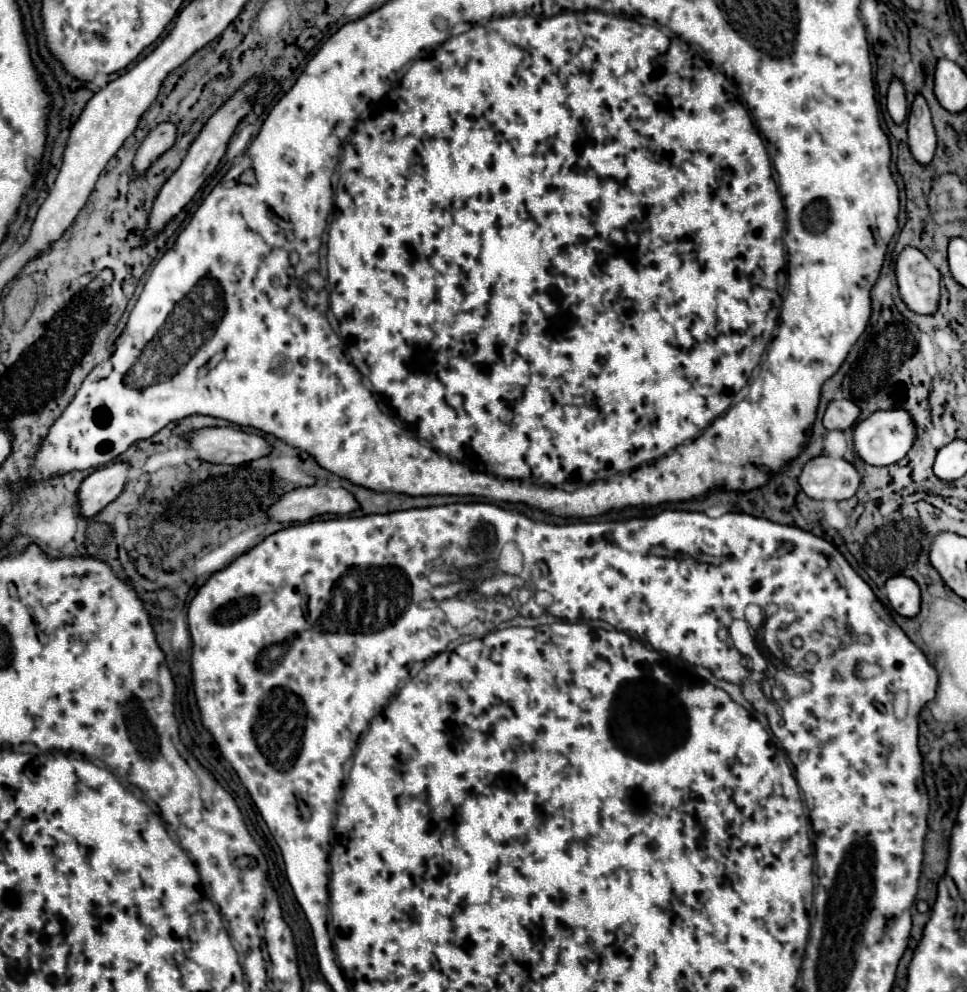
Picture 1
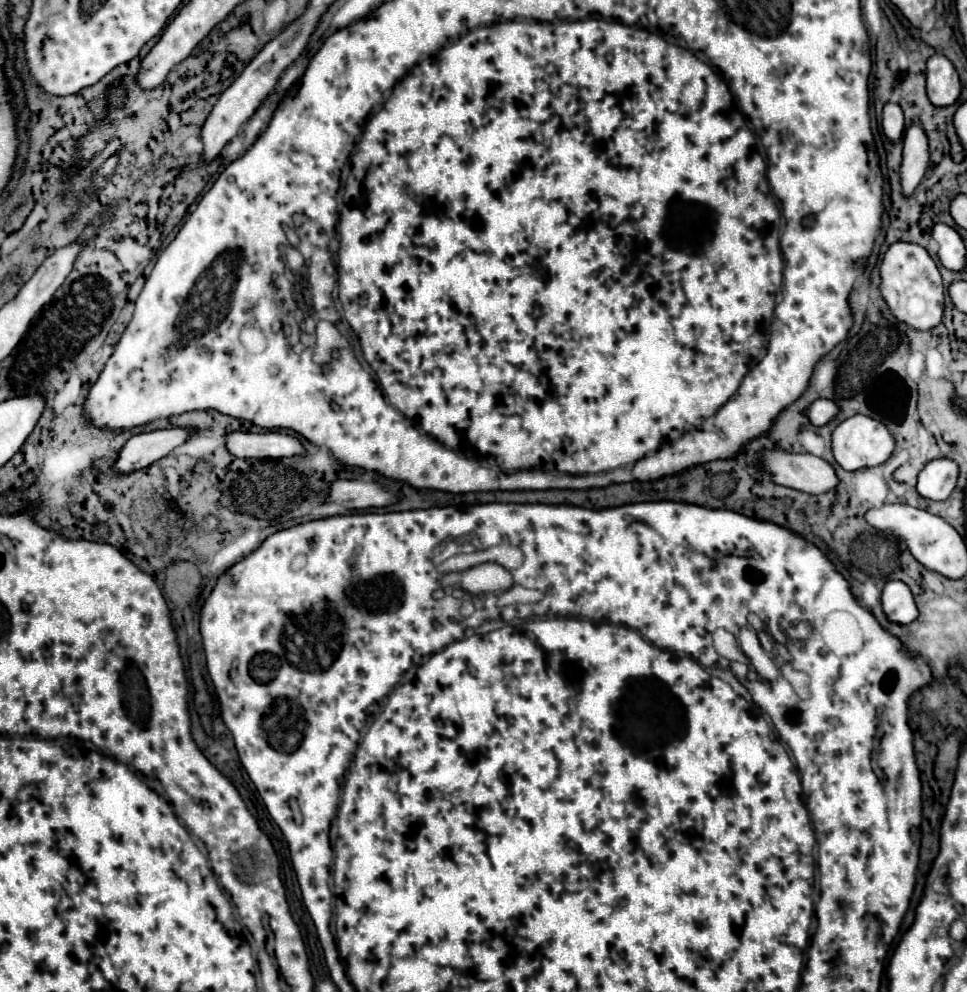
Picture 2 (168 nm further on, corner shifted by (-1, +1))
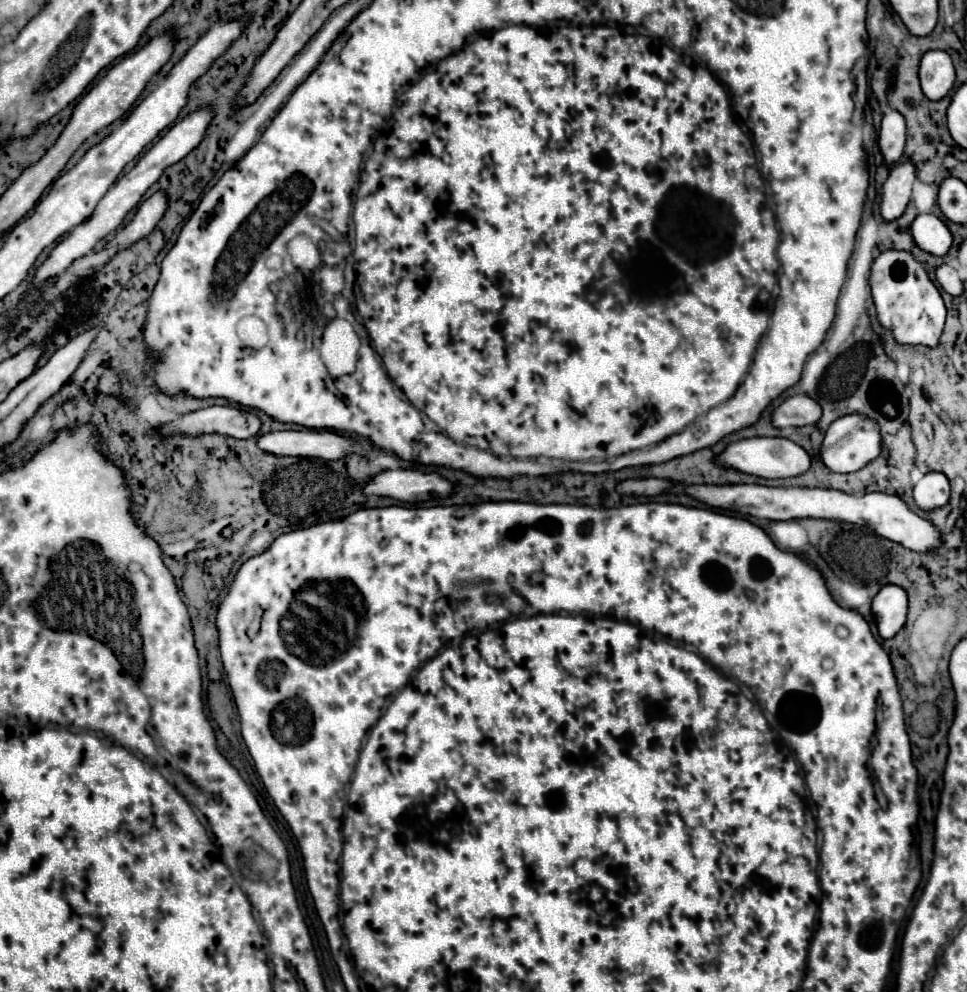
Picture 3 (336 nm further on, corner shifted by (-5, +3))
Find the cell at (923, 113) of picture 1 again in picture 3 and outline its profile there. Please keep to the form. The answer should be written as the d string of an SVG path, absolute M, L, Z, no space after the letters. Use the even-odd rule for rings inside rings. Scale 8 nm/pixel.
M904 160L892 168L892 172L882 188L880 214L884 220L890 222L904 214L904 210L912 198L914 182L916 182L916 166L912 160Z

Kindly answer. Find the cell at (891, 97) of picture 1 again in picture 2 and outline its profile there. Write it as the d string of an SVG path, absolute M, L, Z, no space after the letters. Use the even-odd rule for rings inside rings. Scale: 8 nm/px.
M888 102L884 106L884 112L882 112L882 130L884 130L886 138L892 144L902 140L902 134L904 134L904 114L902 114L902 108L898 104Z

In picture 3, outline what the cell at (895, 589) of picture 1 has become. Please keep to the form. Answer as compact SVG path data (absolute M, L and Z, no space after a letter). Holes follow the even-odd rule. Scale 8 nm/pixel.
M886 584L872 600L872 612L876 616L878 632L882 638L892 638L898 634L908 616L908 594L902 586Z

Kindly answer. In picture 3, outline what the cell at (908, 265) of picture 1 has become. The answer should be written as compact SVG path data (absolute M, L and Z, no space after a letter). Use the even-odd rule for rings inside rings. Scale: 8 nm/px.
M886 250L872 264L870 286L878 310L878 320L884 328L892 330L896 342L926 344L930 348L938 346L938 338L946 320L946 306L940 290L936 290L936 286L932 284L924 262L920 262L912 252L906 250ZM922 308L928 308L930 312L924 312Z

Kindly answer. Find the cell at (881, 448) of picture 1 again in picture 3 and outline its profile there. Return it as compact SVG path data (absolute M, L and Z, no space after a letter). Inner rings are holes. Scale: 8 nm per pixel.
M848 414L830 424L822 442L820 456L832 472L856 472L866 464L870 464L872 460L876 460L880 452L882 452L882 434L878 422L862 414Z

